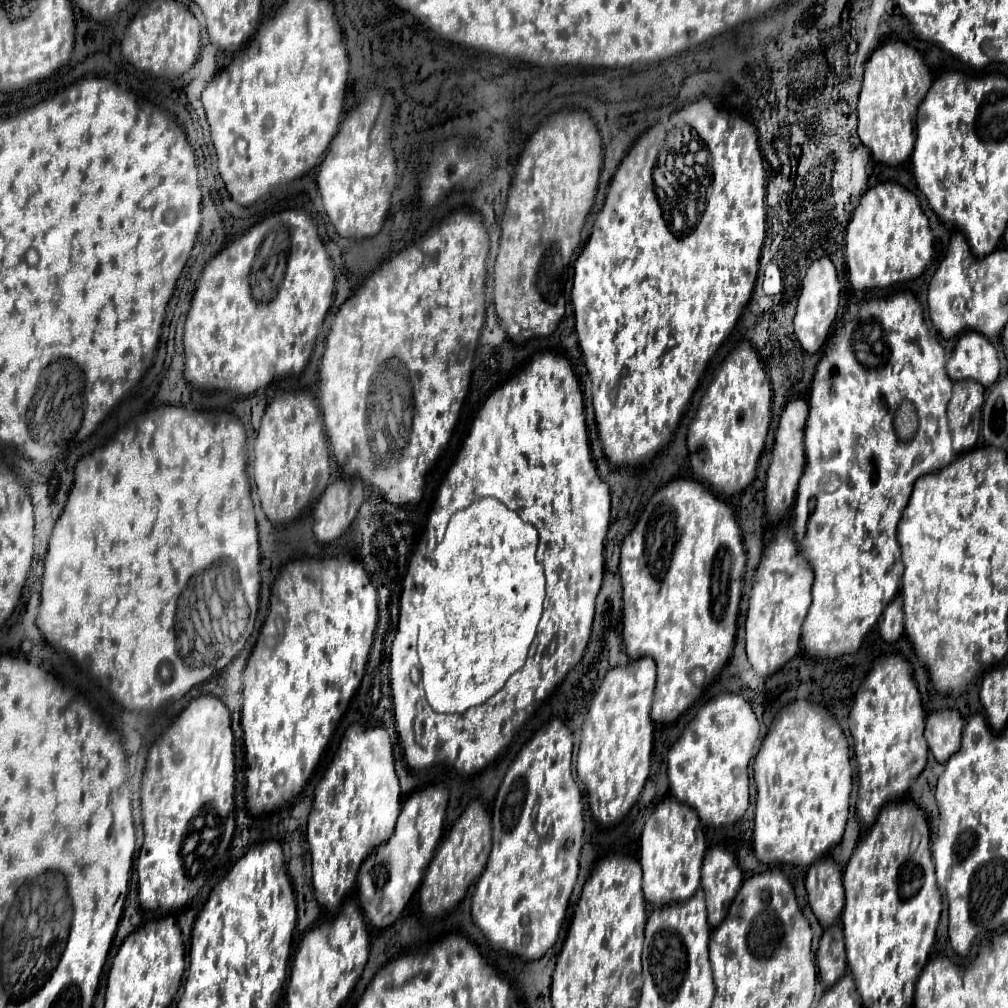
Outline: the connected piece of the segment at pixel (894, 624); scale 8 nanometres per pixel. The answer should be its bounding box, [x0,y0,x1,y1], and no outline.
[878,594,904,642]

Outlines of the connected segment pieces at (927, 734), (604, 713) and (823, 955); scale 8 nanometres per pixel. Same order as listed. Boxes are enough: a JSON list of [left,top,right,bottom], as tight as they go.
[[924,708,964,762],[576,656,656,826],[816,922,846,988]]

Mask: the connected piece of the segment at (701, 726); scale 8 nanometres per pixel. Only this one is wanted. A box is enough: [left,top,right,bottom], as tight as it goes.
[668,692,758,826]

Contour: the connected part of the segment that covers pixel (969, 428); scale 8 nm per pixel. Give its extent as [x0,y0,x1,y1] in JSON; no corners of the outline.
[948,380,984,454]

